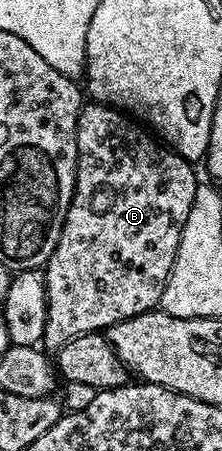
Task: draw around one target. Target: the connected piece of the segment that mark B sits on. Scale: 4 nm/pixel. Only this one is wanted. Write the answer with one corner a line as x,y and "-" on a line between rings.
88,103
81,108
76,128
76,182
72,192
72,202
66,211
66,219
62,223
62,235
50,259
42,267
44,286
48,292
46,327
42,342
45,350
59,351
67,341
78,335
106,331
114,323
125,321
139,313
155,310
159,306
166,283
170,279
170,271
174,267
174,259
178,255
178,243
182,239
182,227
186,223
186,215
190,215
190,207
194,203
198,178
192,169
195,169
193,162
161,143
147,128
141,127
131,116
125,115
121,110
99,103

